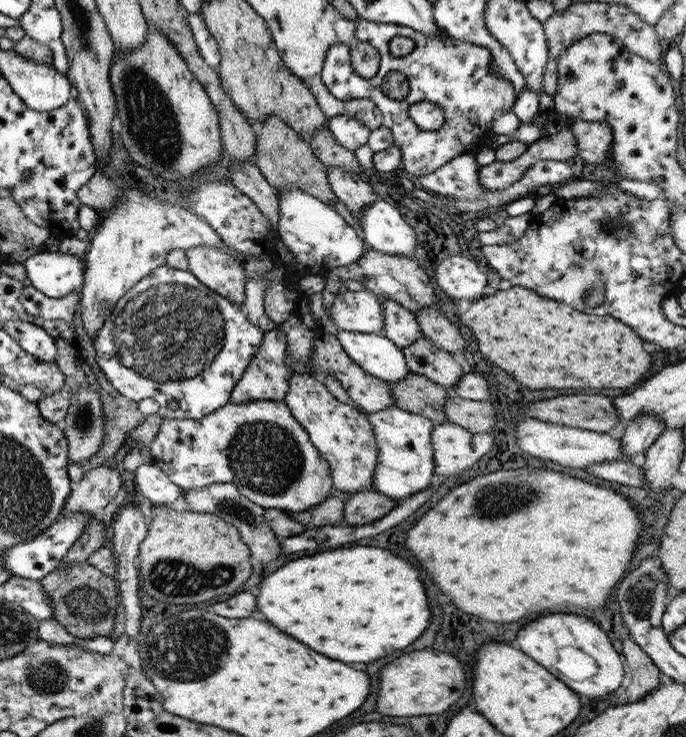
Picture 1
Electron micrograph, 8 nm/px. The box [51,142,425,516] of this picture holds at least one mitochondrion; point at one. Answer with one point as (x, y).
(171, 332)

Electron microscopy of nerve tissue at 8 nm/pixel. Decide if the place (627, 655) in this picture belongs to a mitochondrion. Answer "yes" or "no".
no

